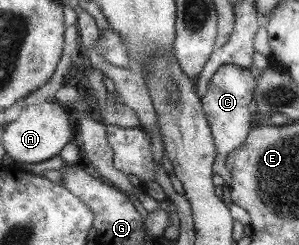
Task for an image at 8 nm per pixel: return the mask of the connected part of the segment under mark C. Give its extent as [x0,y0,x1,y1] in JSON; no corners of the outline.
[202,64,255,185]

